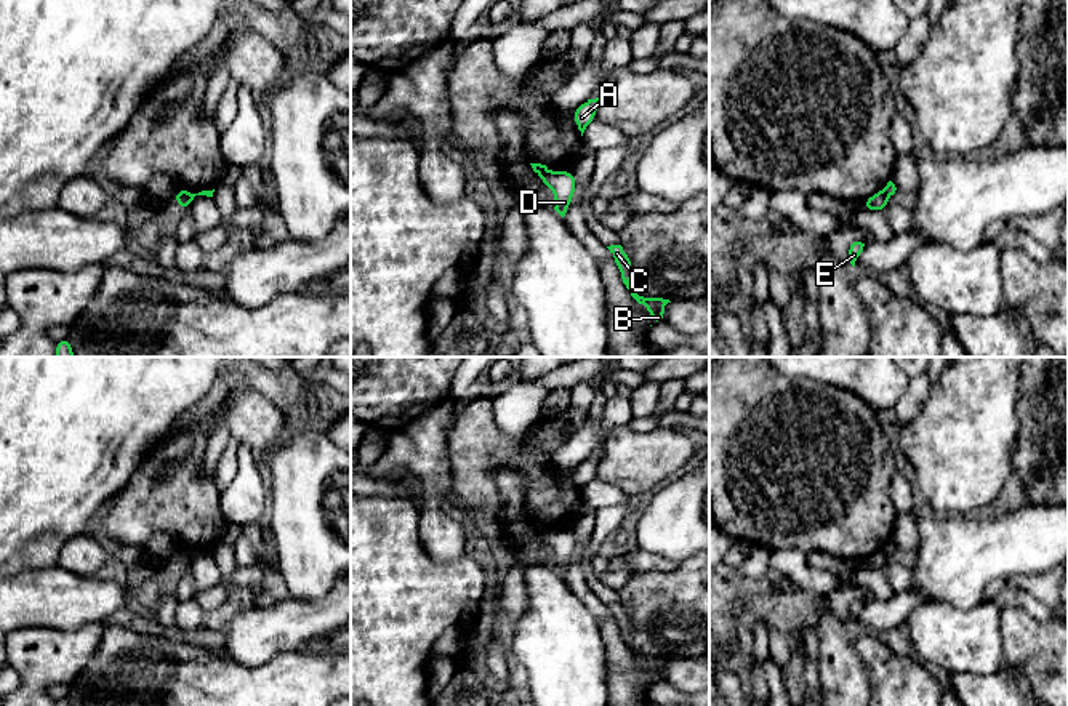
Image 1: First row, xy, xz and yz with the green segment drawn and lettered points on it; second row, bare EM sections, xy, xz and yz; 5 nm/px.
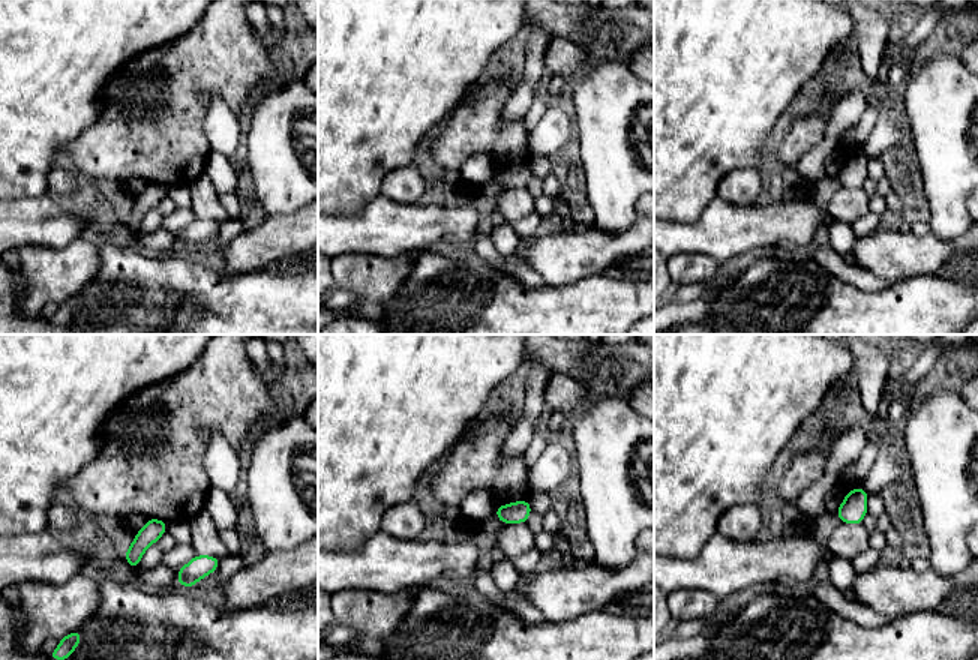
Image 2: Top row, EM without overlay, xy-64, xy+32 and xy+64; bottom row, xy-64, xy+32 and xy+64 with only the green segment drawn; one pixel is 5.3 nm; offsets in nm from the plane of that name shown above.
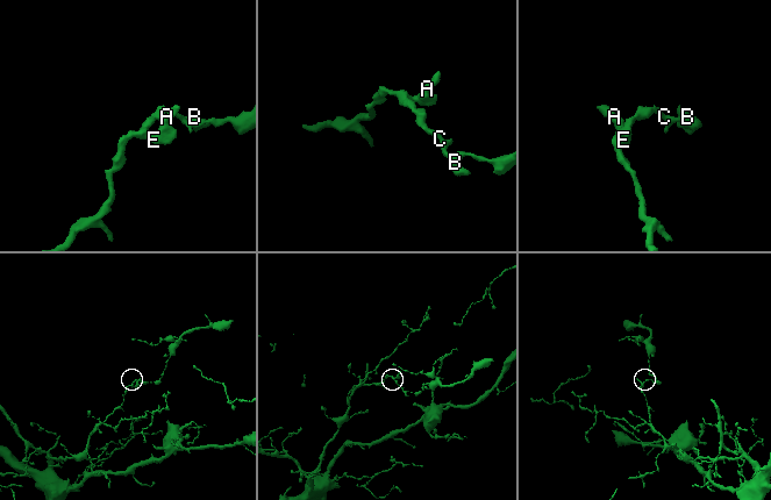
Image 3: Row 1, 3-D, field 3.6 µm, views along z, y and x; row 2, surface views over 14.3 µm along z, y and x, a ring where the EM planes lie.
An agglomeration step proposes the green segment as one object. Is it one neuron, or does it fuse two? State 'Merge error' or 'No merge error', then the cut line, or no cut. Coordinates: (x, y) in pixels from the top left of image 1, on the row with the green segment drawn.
Merge error. Split along xy (183, 189), (194, 196)

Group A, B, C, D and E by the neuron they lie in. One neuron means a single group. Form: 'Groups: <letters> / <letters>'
Groups: A E / B C D

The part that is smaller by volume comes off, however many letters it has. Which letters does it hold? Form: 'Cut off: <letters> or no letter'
Cut off: B, C, D

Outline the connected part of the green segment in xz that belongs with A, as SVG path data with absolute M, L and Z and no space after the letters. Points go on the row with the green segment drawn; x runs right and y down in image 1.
M604 94L600 98L596 99L588 99L586 102L583 102L581 106L578 106L573 112L573 120L575 125L578 126L578 130L581 131L581 136L586 130L586 126L596 120L596 110L597 106L600 102L600 99L604 98Z

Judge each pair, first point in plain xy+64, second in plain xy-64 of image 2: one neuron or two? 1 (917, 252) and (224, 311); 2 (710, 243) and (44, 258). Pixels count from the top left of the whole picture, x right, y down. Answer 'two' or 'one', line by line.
1: two
2: two

